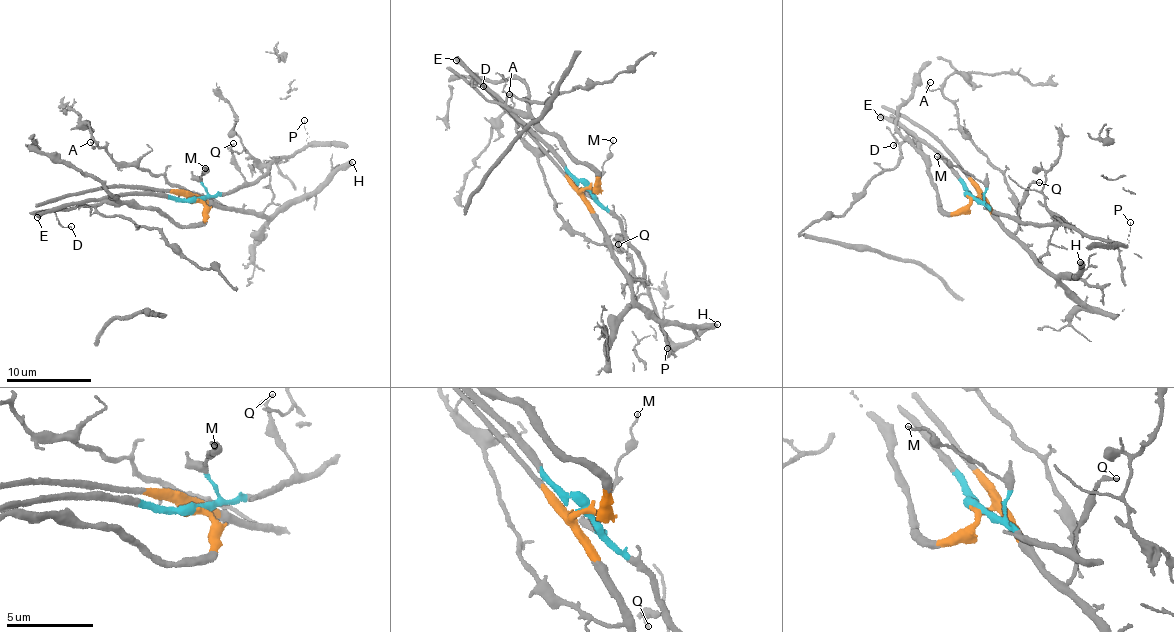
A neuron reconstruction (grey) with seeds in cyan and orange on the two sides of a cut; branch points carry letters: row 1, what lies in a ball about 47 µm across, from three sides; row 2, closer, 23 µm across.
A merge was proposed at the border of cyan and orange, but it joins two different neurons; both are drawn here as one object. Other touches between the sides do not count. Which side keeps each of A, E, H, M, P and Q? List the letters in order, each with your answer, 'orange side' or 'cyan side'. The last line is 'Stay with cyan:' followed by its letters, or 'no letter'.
A: orange side
E: cyan side
H: orange side
M: cyan side
P: cyan side
Q: cyan side
Stay with cyan: E, M, P, Q

